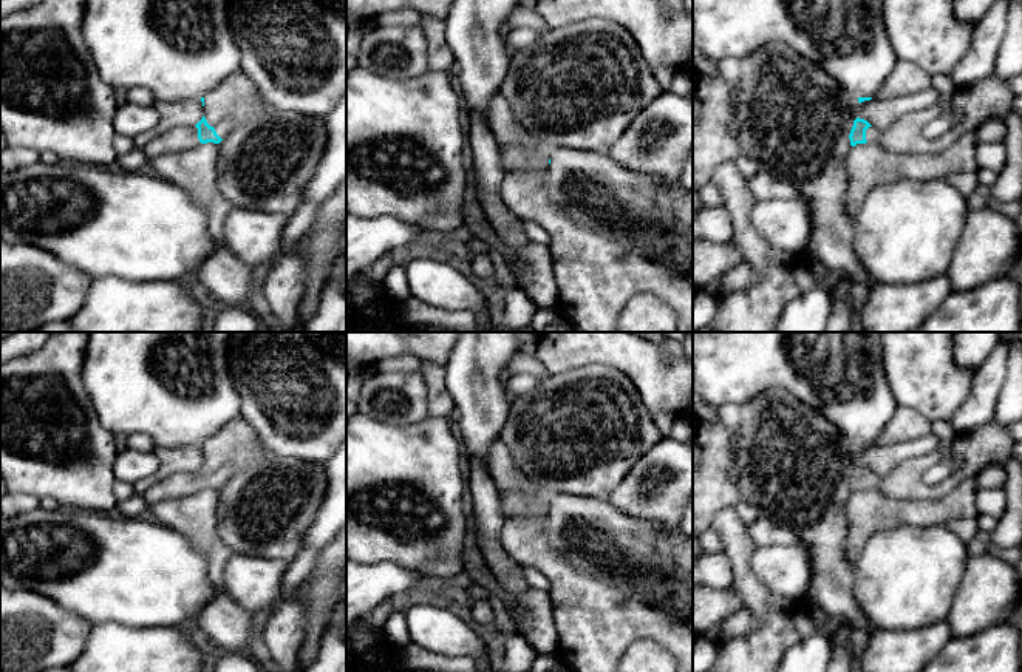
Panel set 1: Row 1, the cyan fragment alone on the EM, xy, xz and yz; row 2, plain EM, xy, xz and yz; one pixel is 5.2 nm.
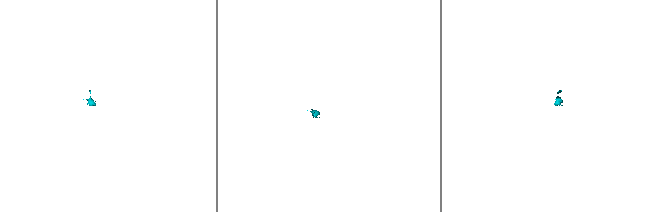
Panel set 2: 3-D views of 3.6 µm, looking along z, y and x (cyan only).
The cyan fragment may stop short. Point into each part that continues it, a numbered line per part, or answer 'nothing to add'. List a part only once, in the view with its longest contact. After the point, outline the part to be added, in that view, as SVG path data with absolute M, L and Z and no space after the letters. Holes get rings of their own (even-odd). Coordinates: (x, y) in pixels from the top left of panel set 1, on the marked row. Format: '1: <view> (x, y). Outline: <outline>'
1: xy (231, 102). Outline: M241 70L204 96L204 117L221 139L266 108L267 105L258 88Z
2: xy (181, 138). Outline: M176 125L144 147L148 161L167 153L193 150L201 145L195 125Z

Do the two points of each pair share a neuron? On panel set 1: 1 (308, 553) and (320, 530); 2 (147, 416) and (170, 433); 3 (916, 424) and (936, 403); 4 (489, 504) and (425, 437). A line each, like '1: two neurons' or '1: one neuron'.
1: one neuron
2: one neuron
3: two neurons
4: two neurons

